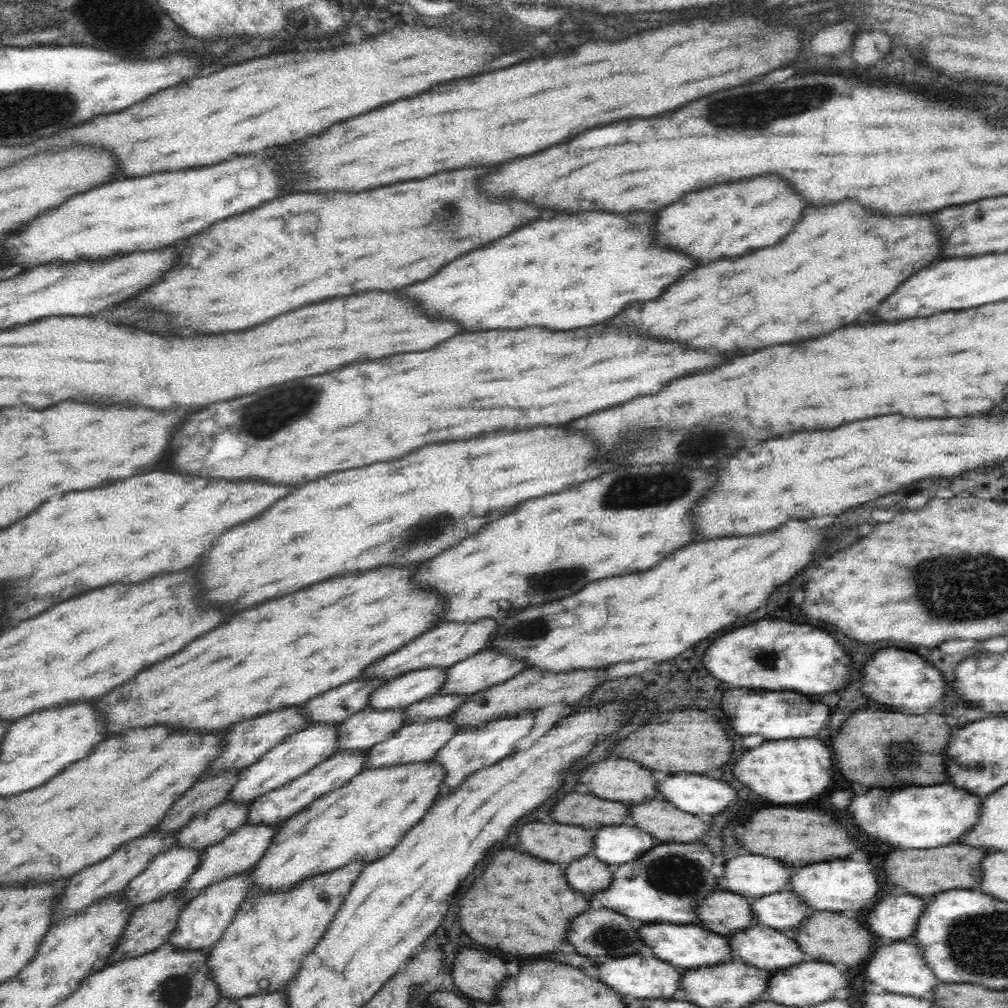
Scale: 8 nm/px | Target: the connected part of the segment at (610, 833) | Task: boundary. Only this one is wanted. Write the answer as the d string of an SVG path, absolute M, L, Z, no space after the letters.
M630 822L613 824L596 830L591 852L598 860L615 867L641 857L654 844L650 835Z

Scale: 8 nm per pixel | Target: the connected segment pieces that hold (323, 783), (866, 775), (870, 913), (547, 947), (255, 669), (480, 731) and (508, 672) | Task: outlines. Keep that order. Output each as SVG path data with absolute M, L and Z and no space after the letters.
M367 749L362 750L362 752L340 750L338 754L334 753L330 758L320 761L320 764L316 765L313 770L306 772L296 780L292 780L286 786L281 786L277 790L272 790L272 792L259 796L247 806L244 825L248 827L276 827L282 825L285 820L288 820L294 814L302 812L311 802L328 795L332 790L342 788L354 776L360 774L362 768L364 768L363 760L366 753Z
M882 708L880 712L856 712L842 722L838 736L830 740L833 762L846 780L858 780L862 786L898 788L948 783L941 752L953 730L944 720L931 710L922 716Z
M910 894L884 896L863 913L863 923L872 936L902 941L912 936L922 902Z
M510 846L494 850L490 854L490 858L484 862L484 870L478 874L478 878L474 878L474 884L470 884L470 888L464 892L458 906L458 924L470 940L514 956L542 954L560 946L562 934L568 928L568 920L584 912L586 908L590 910L590 904L566 884L562 870L557 864L548 864L545 860L532 858L528 854L512 850Z
M416 566L384 568L360 576L334 578L298 594L272 600L258 608L240 612L214 630L198 636L180 652L138 672L134 680L120 684L110 694L91 704L104 723L106 738L126 734L134 728L164 726L178 732L220 732L234 722L244 722L272 710L303 705L311 698L358 678L362 668L380 656L394 652L428 630L438 600L432 594L410 590L410 574Z
M524 712L520 716L507 717L504 720L486 722L478 728L466 728L452 735L431 758L432 763L440 765L444 770L442 784L439 785L440 792L437 797L444 797L459 790L458 786L466 783L475 773L484 768L489 768L504 759L518 738L528 734L534 724L534 712Z
M480 650L445 669L444 682L433 696L463 696L467 701L474 694L524 671L523 662L513 660L508 654Z

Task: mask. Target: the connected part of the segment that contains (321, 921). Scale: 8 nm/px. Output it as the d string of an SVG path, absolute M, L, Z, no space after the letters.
M352 862L338 870L304 880L296 884L290 892L278 892L274 895L242 900L228 928L207 954L206 966L219 992L219 998L240 1000L248 996L266 996L285 987L292 976L299 971L304 956L324 936L329 922L340 909L364 866L365 862Z

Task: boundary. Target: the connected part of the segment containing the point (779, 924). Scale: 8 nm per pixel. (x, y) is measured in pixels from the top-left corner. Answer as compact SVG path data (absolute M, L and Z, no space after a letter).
M786 890L752 899L750 901L752 924L761 924L774 930L786 930L792 936L792 928L801 923L806 911L810 910L806 904L800 902L800 898L796 900L794 896L796 895L793 892Z

